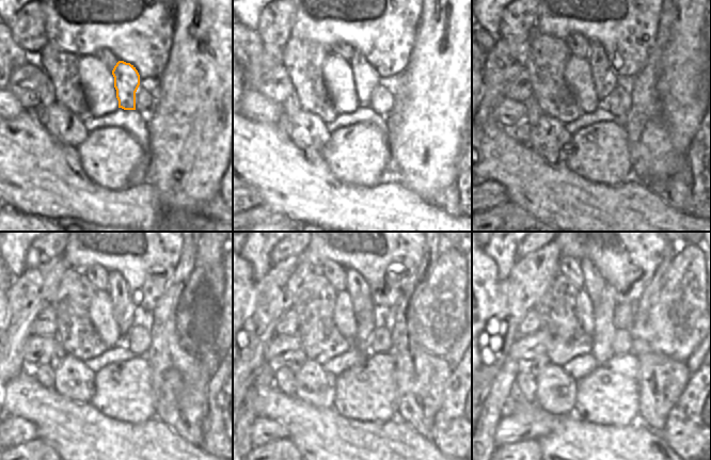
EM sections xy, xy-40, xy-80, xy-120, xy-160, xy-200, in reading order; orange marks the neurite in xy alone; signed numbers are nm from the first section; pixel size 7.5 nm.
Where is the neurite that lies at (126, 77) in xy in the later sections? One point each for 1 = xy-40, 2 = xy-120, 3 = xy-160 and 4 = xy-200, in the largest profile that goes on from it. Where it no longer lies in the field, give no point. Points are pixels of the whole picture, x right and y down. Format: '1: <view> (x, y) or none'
1: xy-40 (365, 77)
2: xy-120 (123, 308)
3: xy-160 (359, 300)
4: xy-200 (595, 298)

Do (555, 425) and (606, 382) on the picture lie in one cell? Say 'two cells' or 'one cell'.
two cells

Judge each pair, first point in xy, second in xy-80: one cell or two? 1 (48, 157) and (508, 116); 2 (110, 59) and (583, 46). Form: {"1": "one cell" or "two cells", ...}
{"1": "two cells", "2": "one cell"}

